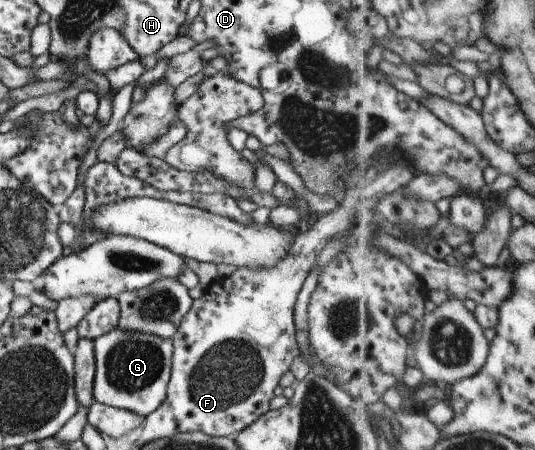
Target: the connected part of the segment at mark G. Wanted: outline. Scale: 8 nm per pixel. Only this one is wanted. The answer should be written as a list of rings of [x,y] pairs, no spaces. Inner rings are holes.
[[[115,328],[96,338],[93,344],[96,362],[93,384],[95,401],[139,414],[144,419],[163,404],[172,371],[172,338]]]

